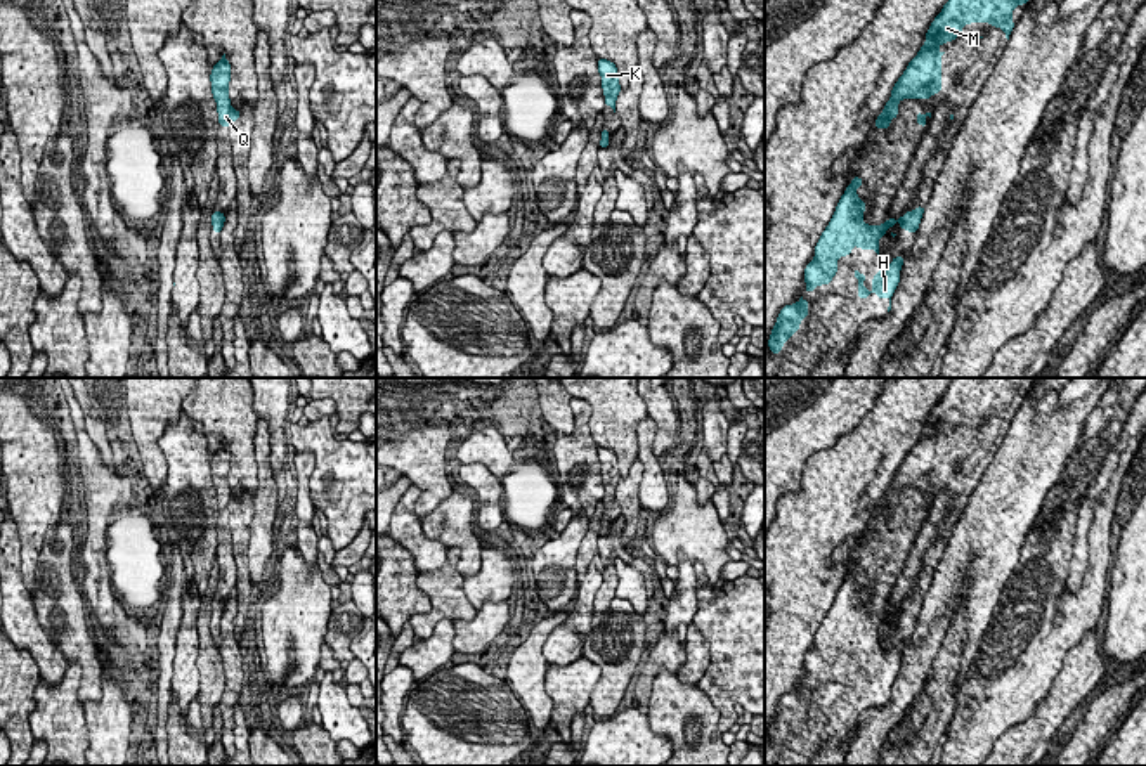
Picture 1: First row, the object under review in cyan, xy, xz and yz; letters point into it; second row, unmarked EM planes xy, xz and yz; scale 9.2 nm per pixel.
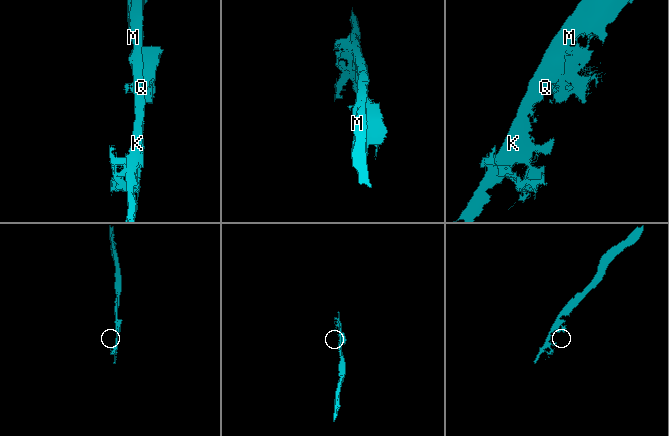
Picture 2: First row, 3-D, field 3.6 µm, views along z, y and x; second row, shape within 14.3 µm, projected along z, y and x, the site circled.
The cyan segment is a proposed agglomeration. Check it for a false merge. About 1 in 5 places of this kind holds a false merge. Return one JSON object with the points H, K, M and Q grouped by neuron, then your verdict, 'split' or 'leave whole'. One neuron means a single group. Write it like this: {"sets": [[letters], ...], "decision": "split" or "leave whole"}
{"sets": [["H", "K", "M", "Q"]], "decision": "leave whole"}

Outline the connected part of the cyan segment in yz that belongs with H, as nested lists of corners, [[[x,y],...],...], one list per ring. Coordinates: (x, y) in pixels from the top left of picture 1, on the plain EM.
[[[879,643],[879,659],[872,664],[872,679],[863,674],[865,662],[853,659],[853,664],[858,667],[858,686],[869,686],[870,681],[876,681],[877,686],[888,686],[891,698],[891,685],[900,671],[900,657],[903,655],[903,645],[895,645],[891,653],[886,653]]]

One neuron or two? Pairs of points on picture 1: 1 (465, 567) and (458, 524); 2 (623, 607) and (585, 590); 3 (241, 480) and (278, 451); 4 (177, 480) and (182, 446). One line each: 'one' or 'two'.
1: one
2: two
3: two
4: one

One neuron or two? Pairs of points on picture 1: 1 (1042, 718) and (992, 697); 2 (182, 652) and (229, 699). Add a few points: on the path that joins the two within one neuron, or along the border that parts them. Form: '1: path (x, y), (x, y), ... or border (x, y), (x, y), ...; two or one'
1: border (1054, 680), (1048, 695), (1035, 709), (999, 739); two
2: border (226, 681), (219, 699); two

